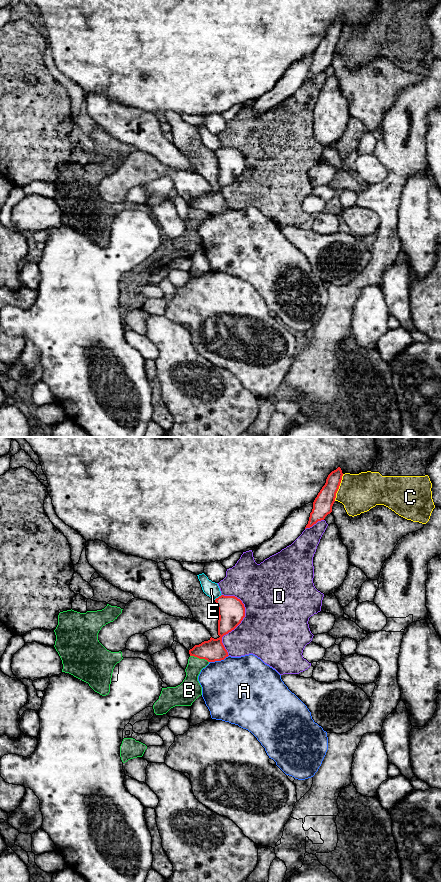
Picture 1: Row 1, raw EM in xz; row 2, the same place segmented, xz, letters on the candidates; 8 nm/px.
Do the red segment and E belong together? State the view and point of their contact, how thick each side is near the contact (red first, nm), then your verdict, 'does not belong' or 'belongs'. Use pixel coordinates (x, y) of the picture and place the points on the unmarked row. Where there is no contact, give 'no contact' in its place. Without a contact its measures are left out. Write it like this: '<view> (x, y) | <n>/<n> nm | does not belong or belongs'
xz (218, 149) | 220/120 nm | does not belong

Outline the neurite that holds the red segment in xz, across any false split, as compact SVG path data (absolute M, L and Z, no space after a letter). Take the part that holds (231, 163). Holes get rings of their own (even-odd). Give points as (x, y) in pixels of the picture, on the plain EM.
M221 147L215 151L218 160L218 187L217 191L210 190L189 202L190 208L205 211L208 214L224 212L228 204L222 195L222 189L234 182L245 169L245 159L235 148Z

